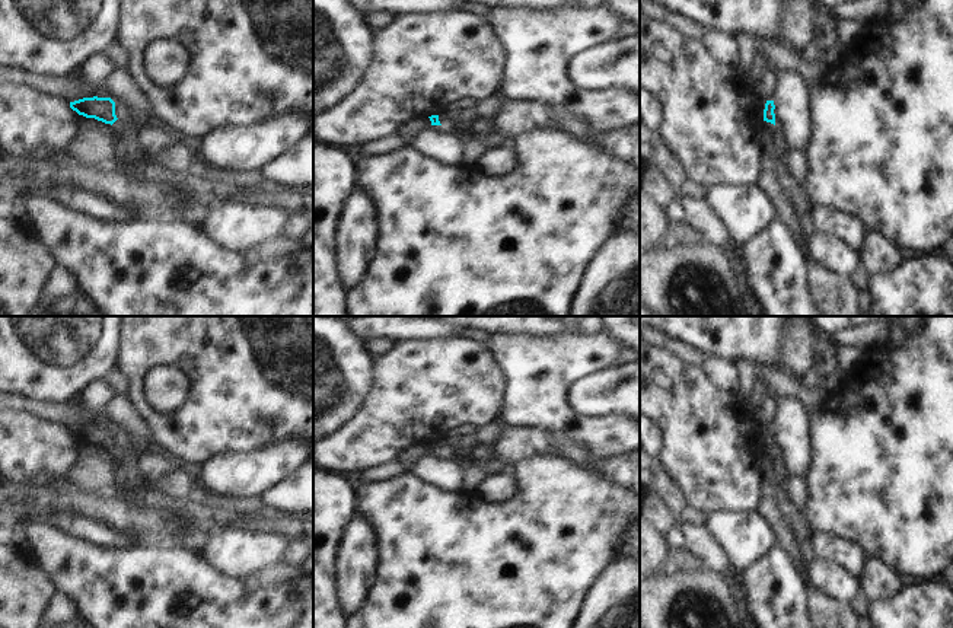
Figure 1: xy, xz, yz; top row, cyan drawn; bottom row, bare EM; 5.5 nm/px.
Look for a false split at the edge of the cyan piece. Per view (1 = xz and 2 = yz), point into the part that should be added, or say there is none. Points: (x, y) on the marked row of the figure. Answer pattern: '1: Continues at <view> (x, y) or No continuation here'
1: No continuation here
2: No continuation here

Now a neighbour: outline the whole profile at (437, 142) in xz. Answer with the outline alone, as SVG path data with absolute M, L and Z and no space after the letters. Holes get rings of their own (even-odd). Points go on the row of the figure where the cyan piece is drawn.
M427 125L408 144L417 152L446 165L460 165L465 143L460 143L449 125Z

